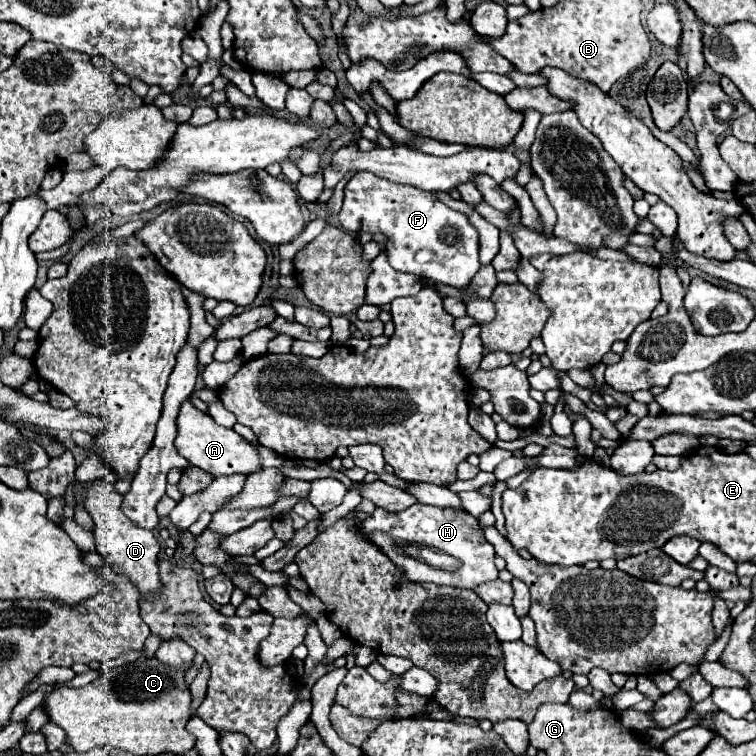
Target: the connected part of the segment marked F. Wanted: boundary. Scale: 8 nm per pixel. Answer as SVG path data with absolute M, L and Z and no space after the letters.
M359 171L345 187L345 199L343 199L343 207L339 211L339 221L347 233L373 233L373 235L377 231L383 233L387 237L387 241L385 241L387 261L393 265L393 269L407 271L407 273L413 273L423 279L431 279L433 283L457 287L465 295L463 303L467 307L467 315L473 317L477 323L489 323L495 317L495 303L491 299L481 299L475 293L469 293L469 285L481 267L479 235L463 213L449 209L443 201L437 199L437 195L421 191L413 185L393 183L393 181L377 177L373 173Z

